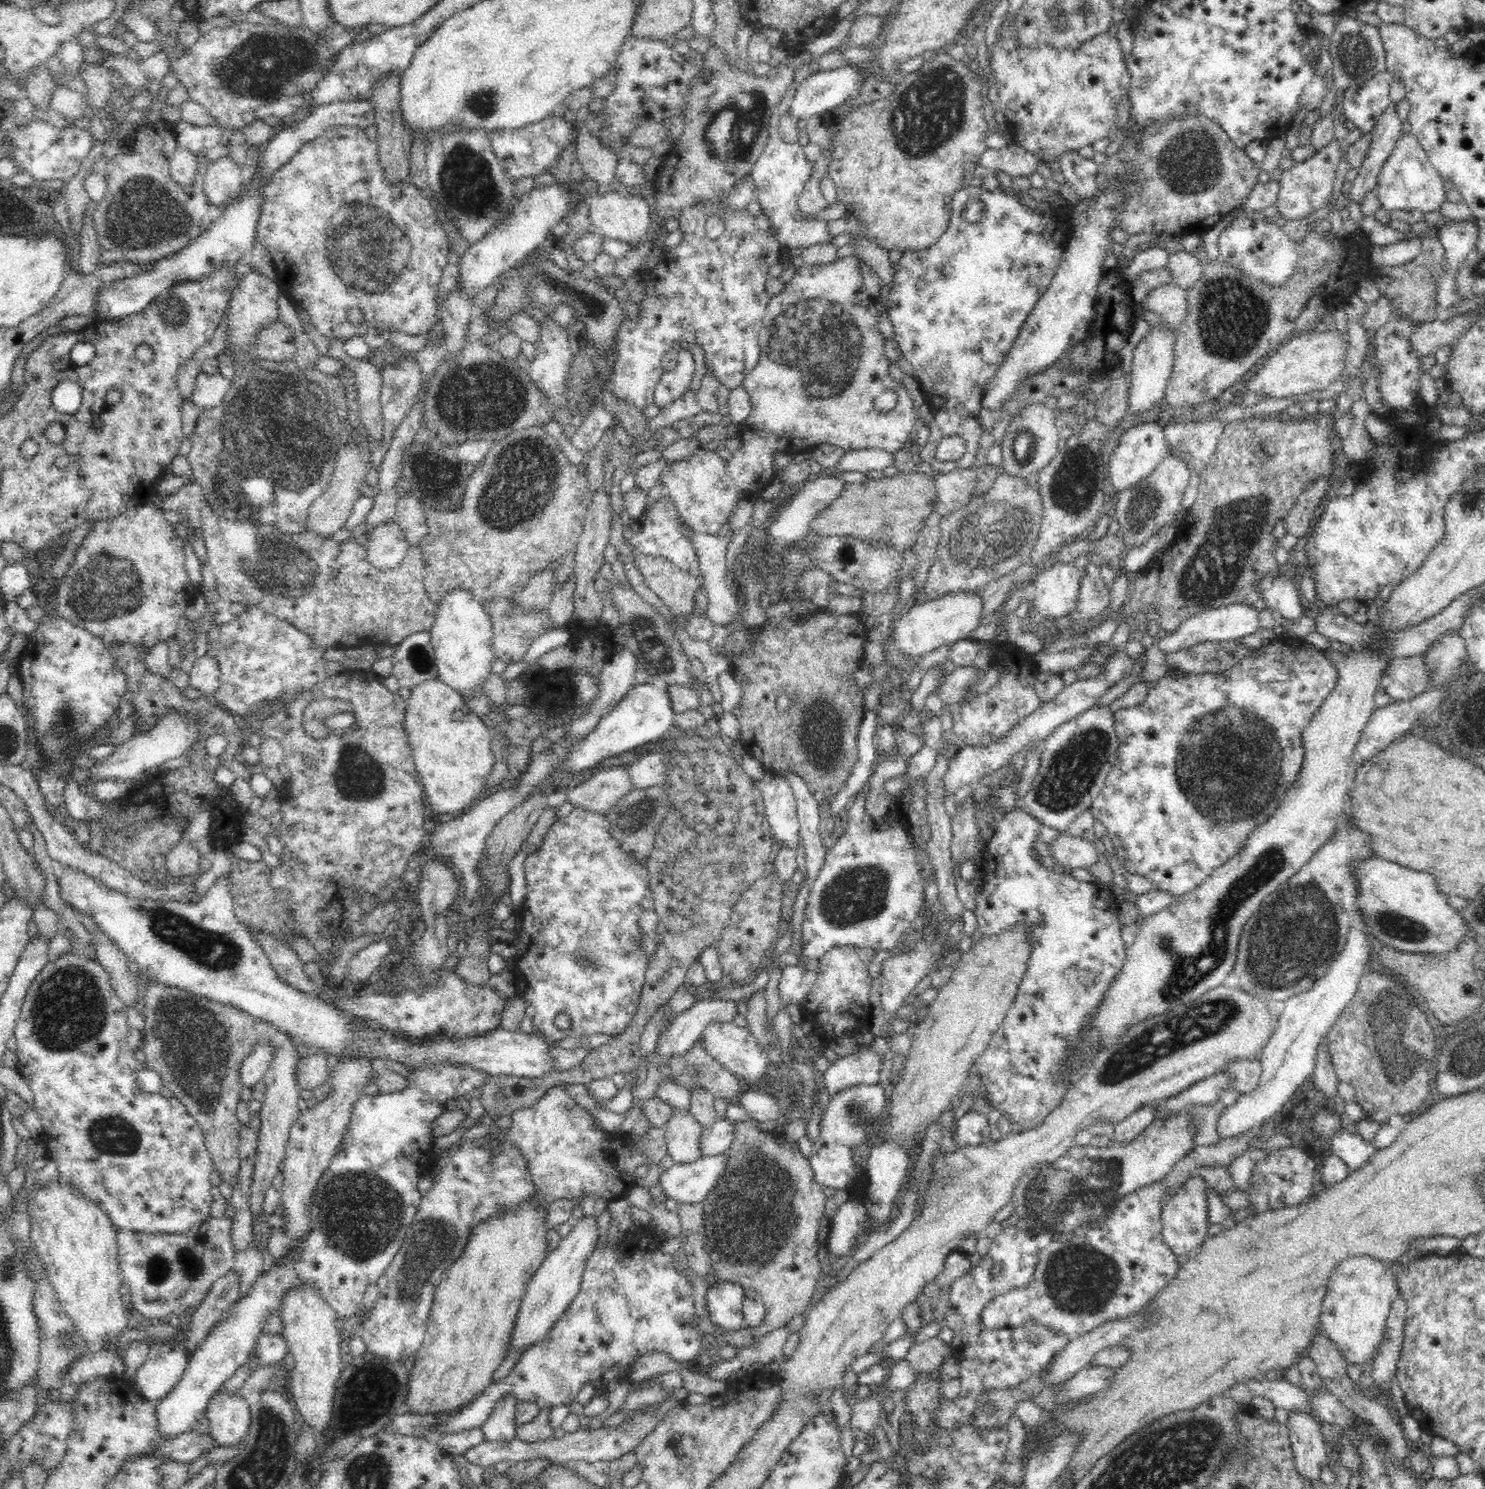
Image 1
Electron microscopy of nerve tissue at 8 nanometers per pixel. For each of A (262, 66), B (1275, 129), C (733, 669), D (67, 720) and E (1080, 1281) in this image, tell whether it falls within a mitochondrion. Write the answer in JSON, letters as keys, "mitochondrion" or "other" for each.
{"A":"mitochondrion","B":"other","C":"other","D":"mitochondrion","E":"mitochondrion"}

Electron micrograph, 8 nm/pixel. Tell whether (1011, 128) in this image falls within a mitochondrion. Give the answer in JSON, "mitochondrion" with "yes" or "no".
{"mitochondrion":"no"}

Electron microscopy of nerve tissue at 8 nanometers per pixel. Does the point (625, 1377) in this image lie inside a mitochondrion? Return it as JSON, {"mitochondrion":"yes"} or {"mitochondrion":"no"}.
{"mitochondrion":"no"}

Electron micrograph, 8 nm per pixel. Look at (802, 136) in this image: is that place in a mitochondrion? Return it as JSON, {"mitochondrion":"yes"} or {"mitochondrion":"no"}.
{"mitochondrion":"no"}

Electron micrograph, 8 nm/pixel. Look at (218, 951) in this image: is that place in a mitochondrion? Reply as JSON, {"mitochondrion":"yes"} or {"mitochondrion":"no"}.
{"mitochondrion":"yes"}

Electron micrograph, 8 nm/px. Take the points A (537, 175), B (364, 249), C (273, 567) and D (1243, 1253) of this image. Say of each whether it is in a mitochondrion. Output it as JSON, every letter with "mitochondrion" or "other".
{"A":"other","B":"mitochondrion","C":"mitochondrion","D":"mitochondrion"}

